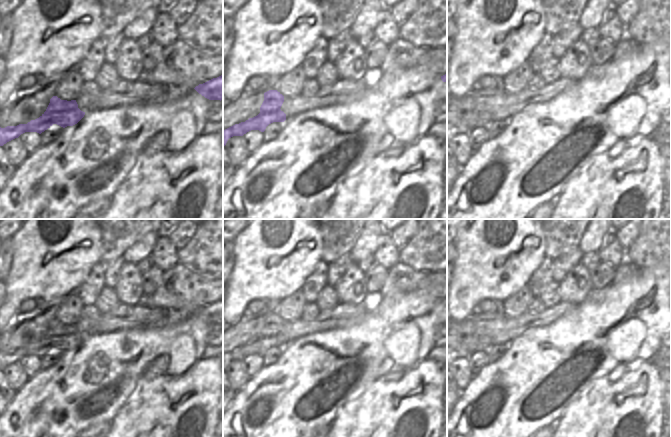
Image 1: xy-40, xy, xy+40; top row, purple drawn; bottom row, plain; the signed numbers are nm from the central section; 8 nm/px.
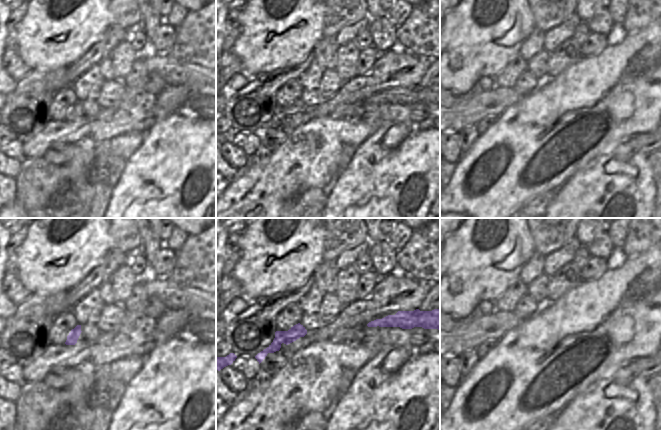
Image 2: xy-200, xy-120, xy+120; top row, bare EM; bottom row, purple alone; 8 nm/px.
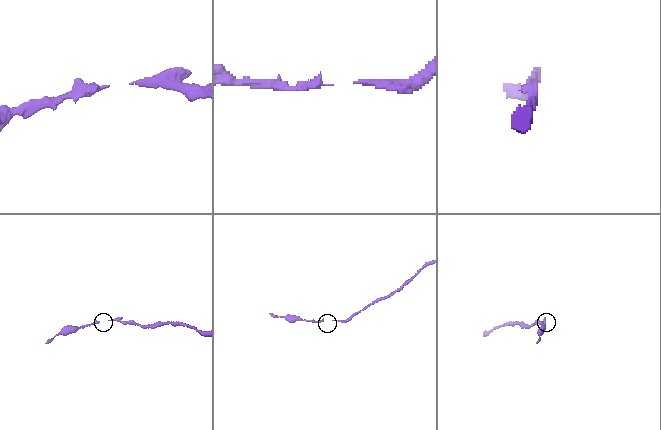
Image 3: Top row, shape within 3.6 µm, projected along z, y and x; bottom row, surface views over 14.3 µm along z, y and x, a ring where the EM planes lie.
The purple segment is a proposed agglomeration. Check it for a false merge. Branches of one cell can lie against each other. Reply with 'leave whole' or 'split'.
leave whole

